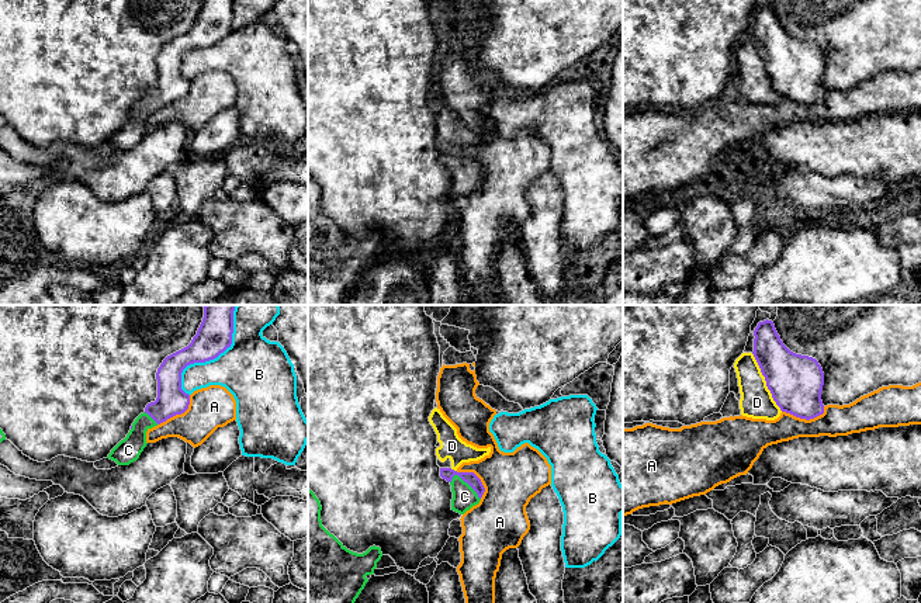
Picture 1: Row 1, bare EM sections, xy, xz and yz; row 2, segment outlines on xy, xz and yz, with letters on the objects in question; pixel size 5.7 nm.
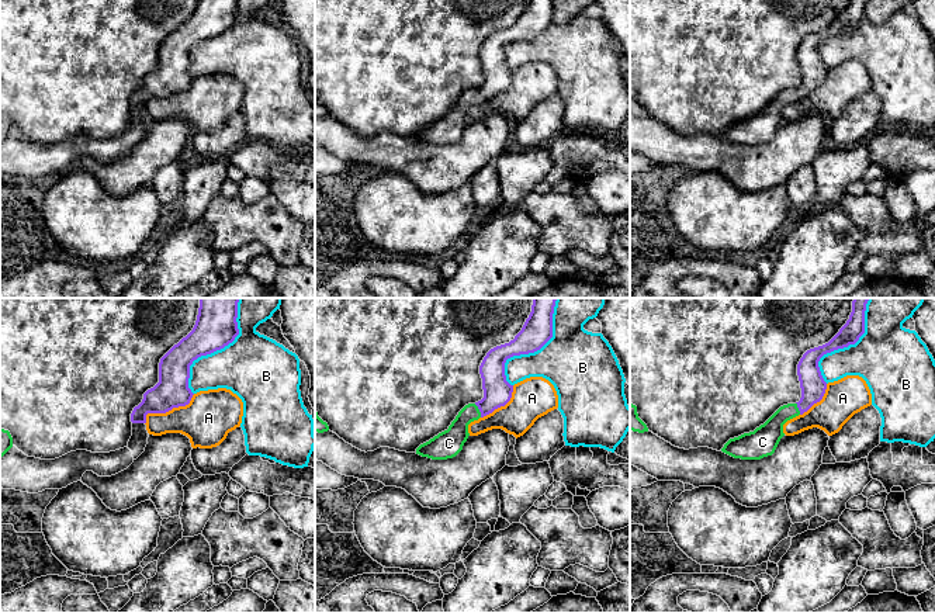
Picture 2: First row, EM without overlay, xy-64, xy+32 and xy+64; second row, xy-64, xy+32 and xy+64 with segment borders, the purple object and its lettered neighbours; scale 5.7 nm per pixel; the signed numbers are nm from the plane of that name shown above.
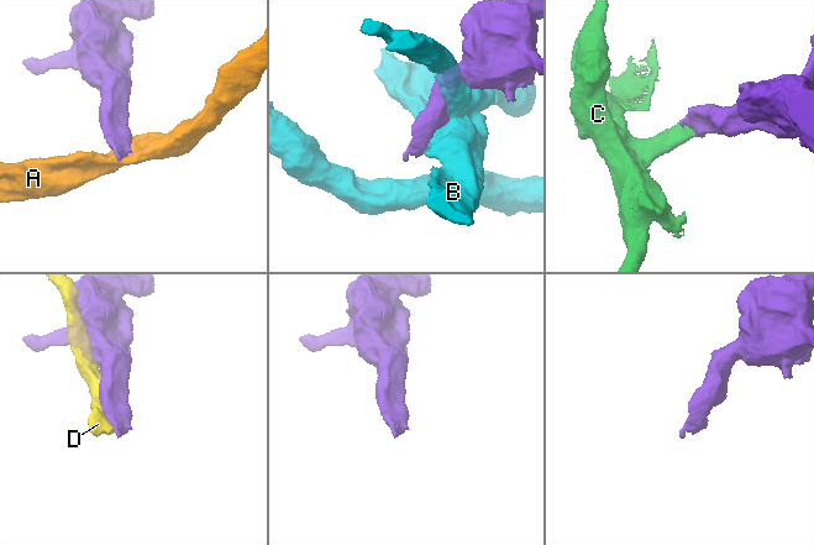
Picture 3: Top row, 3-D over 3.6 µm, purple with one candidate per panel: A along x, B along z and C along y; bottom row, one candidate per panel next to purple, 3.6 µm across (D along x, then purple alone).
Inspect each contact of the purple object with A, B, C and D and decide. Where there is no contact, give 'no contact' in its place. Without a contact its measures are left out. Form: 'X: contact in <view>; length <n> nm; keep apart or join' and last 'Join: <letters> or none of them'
A: contact in yz; length 260 nm; keep apart
B: contact in xy; length 550 nm; keep apart
C: contact in xz; length 220 nm; join
D: contact in yz; length 380 nm; keep apart
Join: C

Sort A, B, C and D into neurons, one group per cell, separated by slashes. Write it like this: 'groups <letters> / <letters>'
groups A / B / C / D

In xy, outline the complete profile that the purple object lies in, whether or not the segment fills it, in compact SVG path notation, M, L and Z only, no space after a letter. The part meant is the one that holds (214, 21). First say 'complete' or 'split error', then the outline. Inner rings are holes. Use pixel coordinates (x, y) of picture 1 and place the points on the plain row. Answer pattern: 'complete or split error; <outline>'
split error; M204 0L191 28L167 41L156 58L157 83L146 90L132 114L108 139L118 150L136 146L146 132L146 117L188 94L190 80L181 74L181 58L194 48L217 44L232 30L233 0Z

